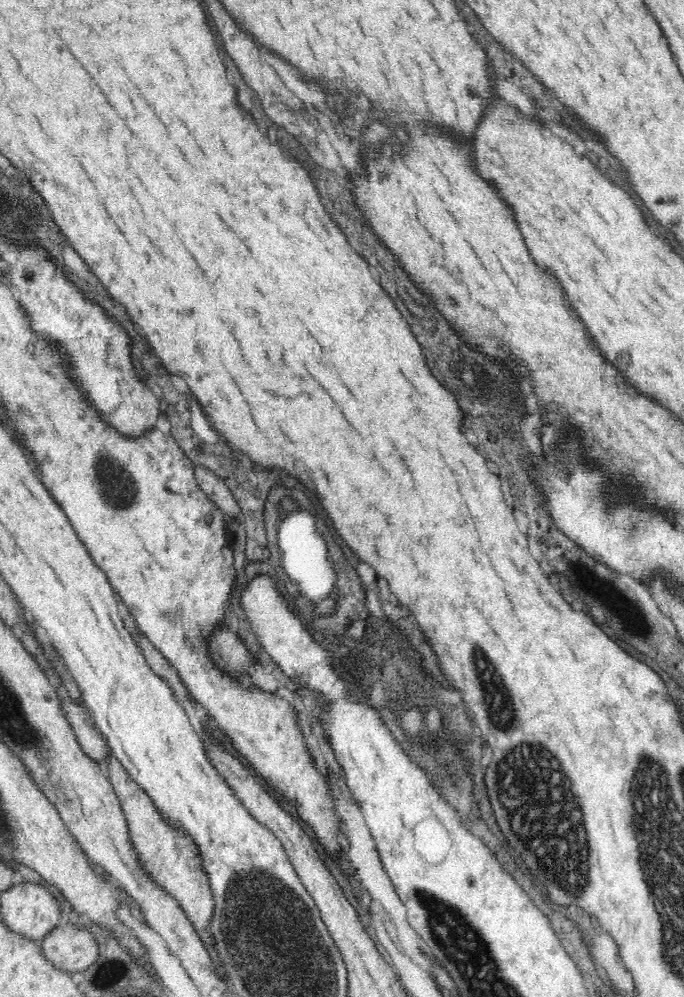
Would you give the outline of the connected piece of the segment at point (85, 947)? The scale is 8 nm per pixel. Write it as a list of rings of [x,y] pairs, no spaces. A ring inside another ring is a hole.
[[[72,923],[56,926],[38,945],[45,960],[70,973],[85,971],[99,957],[95,936]]]

